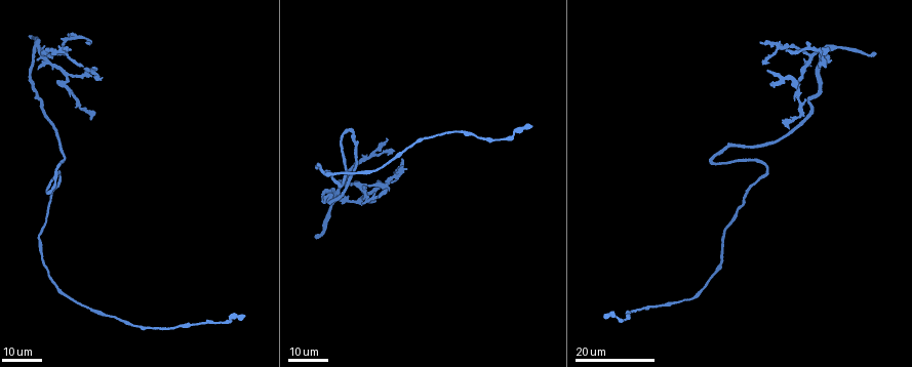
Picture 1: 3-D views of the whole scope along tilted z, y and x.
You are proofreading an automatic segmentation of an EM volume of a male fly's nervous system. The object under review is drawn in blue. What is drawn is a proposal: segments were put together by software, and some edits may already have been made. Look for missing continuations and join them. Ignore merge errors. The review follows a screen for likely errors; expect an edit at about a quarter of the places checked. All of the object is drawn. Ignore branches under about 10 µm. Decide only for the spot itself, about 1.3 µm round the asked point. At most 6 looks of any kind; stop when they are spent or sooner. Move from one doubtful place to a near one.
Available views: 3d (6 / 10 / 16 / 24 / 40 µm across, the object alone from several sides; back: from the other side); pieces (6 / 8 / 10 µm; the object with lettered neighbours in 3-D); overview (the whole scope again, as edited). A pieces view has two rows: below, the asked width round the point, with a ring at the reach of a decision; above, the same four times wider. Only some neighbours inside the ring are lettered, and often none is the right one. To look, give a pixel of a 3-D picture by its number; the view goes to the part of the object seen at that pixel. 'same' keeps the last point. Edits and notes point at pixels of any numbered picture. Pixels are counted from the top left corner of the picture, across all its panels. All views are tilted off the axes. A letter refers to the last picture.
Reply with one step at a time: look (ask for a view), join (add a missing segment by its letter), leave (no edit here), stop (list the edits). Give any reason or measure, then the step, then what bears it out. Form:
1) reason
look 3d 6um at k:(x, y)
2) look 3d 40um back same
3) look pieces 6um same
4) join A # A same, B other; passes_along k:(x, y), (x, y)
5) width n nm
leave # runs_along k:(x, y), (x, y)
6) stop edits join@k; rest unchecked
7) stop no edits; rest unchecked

branch stops here
look 3d 16um at 1:(316, 236)

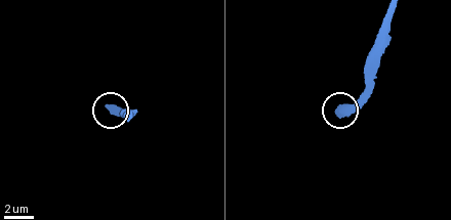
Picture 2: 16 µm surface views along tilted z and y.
look pieces 6um at 2:(109, 105)

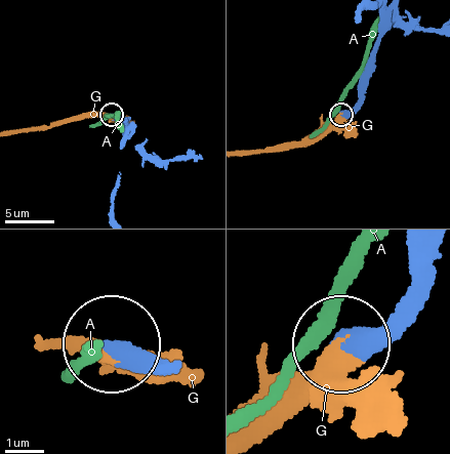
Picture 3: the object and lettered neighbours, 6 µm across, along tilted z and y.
join G # A other, G same; passes_along 3:(434, 248), (422, 283), (354, 346), (252, 391); the neuron continues

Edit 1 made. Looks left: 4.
see it whole again
look overview

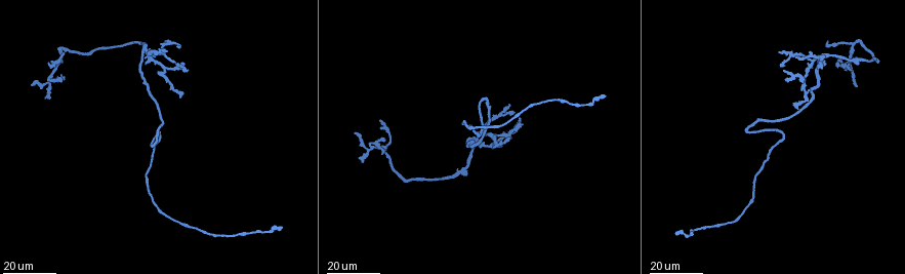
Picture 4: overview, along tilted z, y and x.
look 3d 24um at 4:(819, 68)

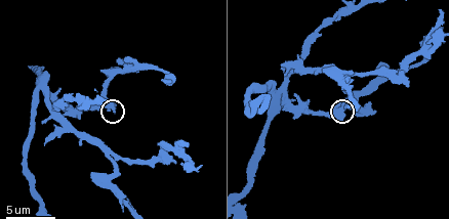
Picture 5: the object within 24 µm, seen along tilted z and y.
look pieces 8um at 5:(113, 110)

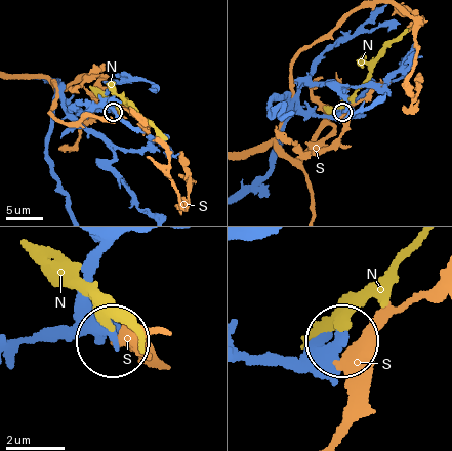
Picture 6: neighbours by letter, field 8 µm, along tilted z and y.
leave # N other, S other; runs_along 6:(246, 352), (313, 358), (339, 341); none of them fits

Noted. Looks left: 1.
stop edits join@3; rest unchecked

